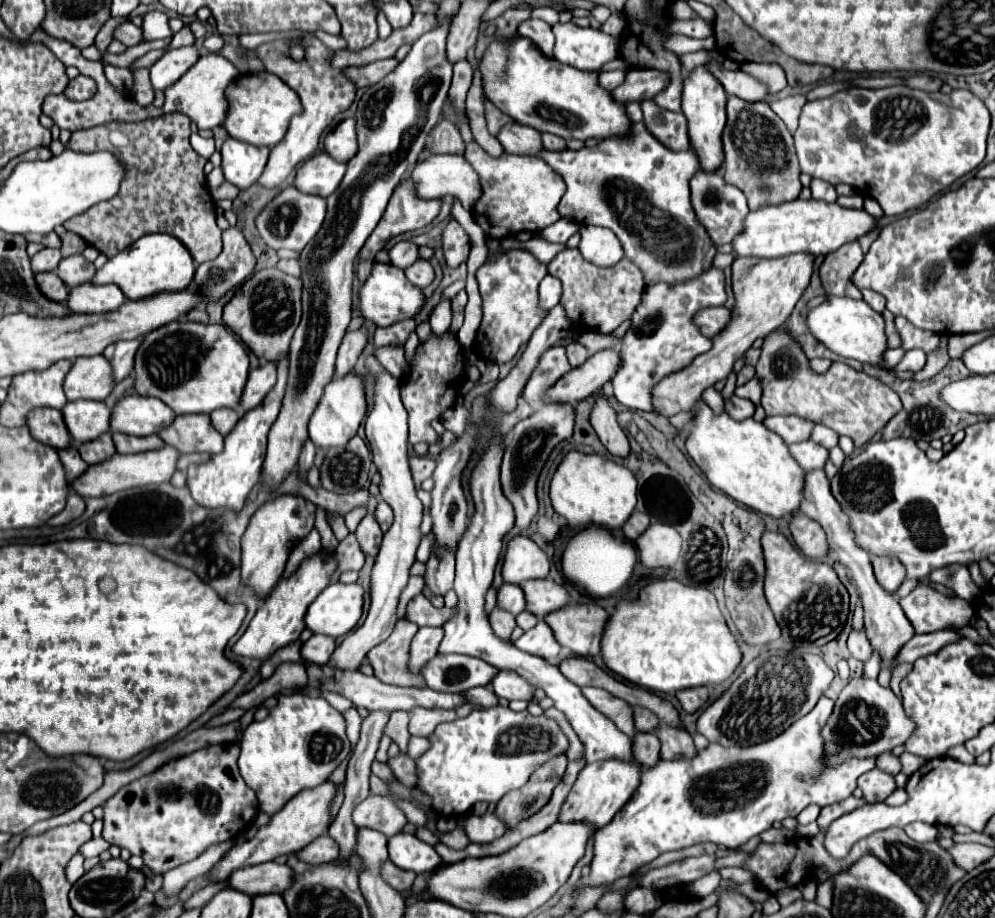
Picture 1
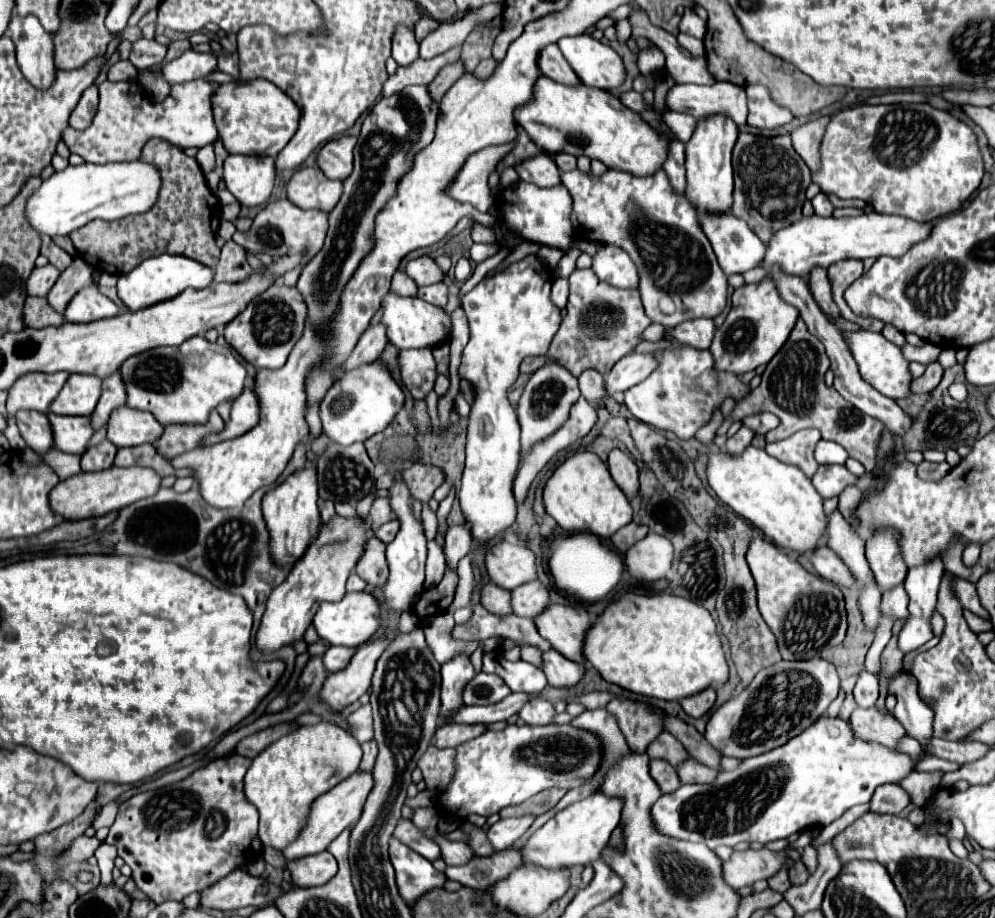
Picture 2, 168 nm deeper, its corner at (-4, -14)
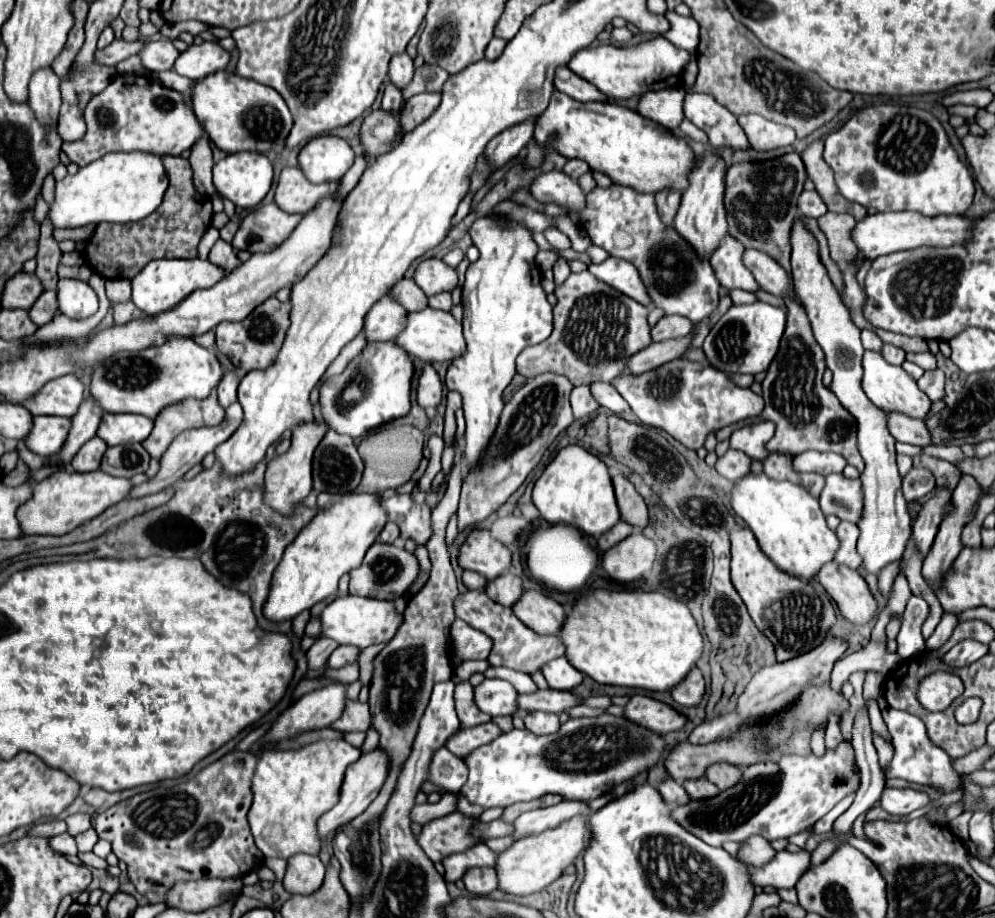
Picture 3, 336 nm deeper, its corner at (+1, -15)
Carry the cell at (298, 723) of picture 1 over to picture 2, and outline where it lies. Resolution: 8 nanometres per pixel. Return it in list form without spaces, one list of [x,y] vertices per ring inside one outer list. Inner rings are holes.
[[[333,723],[303,725],[263,749],[245,775],[245,797],[259,811],[259,839],[273,849],[285,849],[303,829],[309,805],[337,783],[353,775],[361,761],[361,745]]]

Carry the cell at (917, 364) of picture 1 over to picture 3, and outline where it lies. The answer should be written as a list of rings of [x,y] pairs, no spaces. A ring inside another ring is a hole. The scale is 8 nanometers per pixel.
[[[930,370],[924,372],[924,376],[918,380],[920,390],[924,390],[924,394],[928,394],[928,398],[932,402],[938,402],[944,398],[944,372],[942,370]]]

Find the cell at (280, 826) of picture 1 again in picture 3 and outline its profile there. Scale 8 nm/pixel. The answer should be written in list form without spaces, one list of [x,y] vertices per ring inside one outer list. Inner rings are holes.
[[[380,746],[370,752],[362,752],[362,756],[354,764],[350,764],[346,770],[340,802],[318,820],[320,836],[324,838],[328,832],[336,832],[338,826],[348,824],[352,818],[356,818],[356,814],[362,814],[368,808],[368,804],[378,796],[378,792],[384,784],[384,776],[388,776],[388,756],[384,756],[384,752],[380,752]]]

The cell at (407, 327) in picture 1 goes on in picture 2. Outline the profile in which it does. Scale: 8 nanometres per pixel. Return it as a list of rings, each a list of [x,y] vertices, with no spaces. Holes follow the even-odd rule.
[[[429,347],[423,349],[403,349],[397,355],[399,375],[403,385],[415,399],[425,399],[435,385],[435,359]]]

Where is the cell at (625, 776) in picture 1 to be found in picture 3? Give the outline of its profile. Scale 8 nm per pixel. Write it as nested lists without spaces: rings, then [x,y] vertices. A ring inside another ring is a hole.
[[[576,816],[554,830],[546,830],[542,834],[516,840],[508,850],[500,852],[496,858],[494,868],[498,876],[498,890],[514,896],[528,896],[544,890],[548,884],[560,878],[566,866],[574,864],[578,854],[586,848],[588,840],[590,840],[590,826],[588,820],[582,816]]]

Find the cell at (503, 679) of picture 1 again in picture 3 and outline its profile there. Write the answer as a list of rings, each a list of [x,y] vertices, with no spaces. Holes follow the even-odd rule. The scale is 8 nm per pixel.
[[[532,712],[524,718],[526,728],[538,736],[542,734],[552,734],[560,730],[560,720],[556,714],[548,714],[548,712]]]

